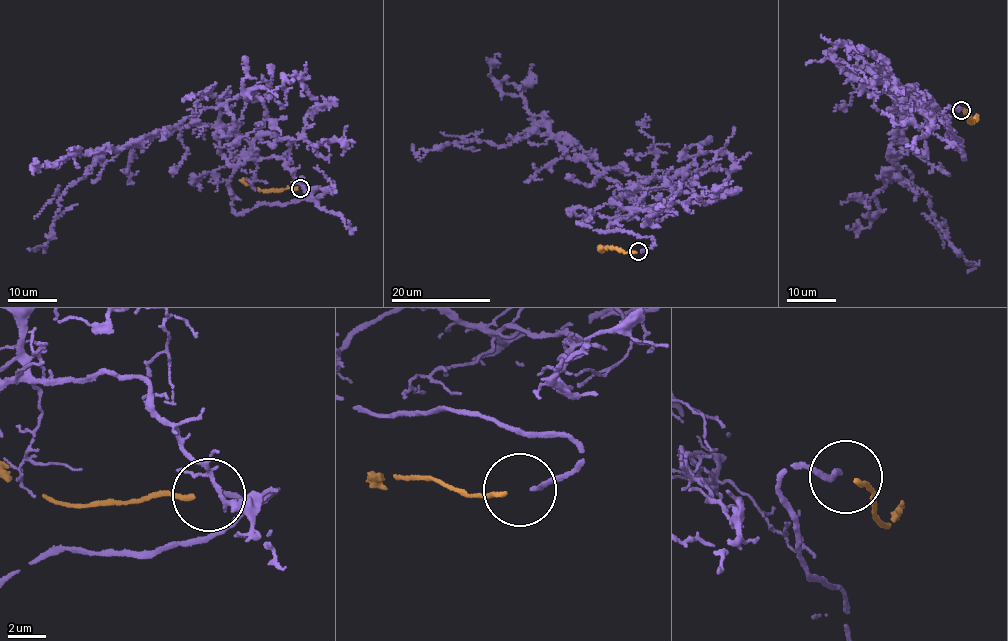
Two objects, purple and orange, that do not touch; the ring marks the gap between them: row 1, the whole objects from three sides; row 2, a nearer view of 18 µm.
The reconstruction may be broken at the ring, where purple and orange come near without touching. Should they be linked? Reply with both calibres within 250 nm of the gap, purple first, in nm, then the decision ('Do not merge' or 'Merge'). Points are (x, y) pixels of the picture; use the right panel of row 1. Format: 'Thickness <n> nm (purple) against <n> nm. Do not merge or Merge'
Thickness 240 nm (purple) against 260 nm. Merge

